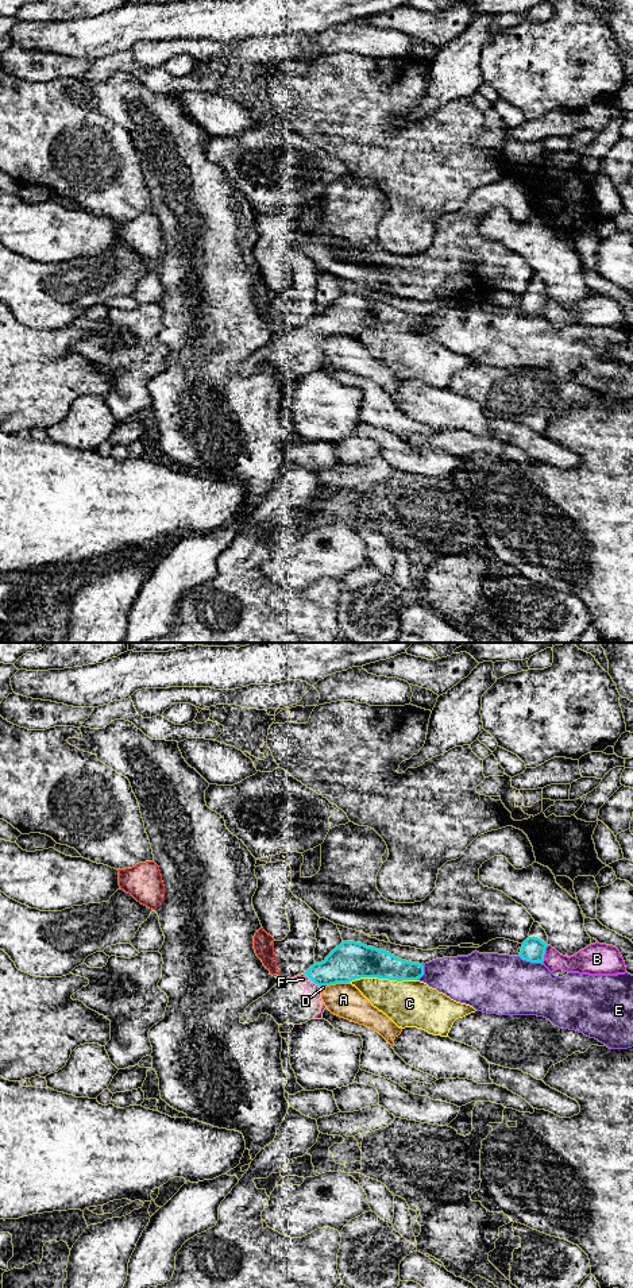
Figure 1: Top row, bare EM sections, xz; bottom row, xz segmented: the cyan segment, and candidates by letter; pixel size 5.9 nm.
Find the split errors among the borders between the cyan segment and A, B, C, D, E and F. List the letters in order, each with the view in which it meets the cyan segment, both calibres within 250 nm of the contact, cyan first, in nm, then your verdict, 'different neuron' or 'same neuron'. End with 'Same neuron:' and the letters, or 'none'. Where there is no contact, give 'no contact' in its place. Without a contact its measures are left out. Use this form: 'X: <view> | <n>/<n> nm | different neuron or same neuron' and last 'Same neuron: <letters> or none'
A: xz | 220/200 nm | different neuron
B: xz | 140/140 nm | different neuron
C: xz | 220/280 nm | different neuron
D: xz | 220/30 nm | different neuron
E: xz | 140/360 nm | different neuron
F: xz | 220/90 nm | same neuron
Same neuron: F

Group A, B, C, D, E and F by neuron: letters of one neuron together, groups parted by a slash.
A D / B / C / E / F

